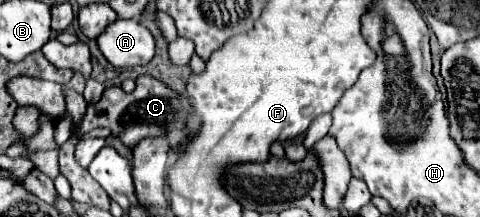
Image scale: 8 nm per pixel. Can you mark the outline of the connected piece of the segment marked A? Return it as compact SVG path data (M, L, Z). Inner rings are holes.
M117 18L99 38L99 50L115 68L145 66L155 56L153 34L137 20Z

